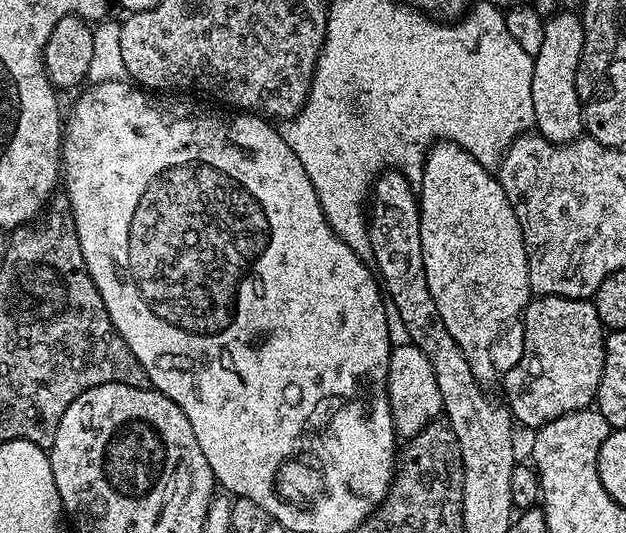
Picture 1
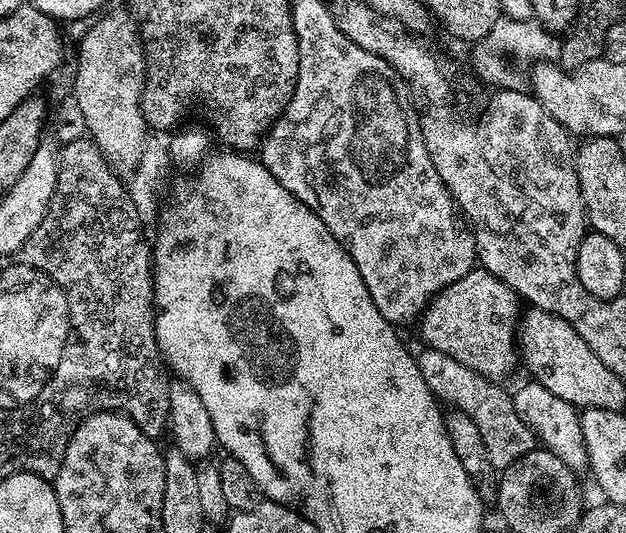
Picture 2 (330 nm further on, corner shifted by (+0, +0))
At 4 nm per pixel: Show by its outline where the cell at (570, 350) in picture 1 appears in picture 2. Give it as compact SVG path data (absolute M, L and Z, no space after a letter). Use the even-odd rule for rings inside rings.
M471 268L458 282L446 286L418 317L420 336L427 347L450 354L487 380L503 381L503 376L518 368L518 321L522 301L515 290L506 286L485 268Z

